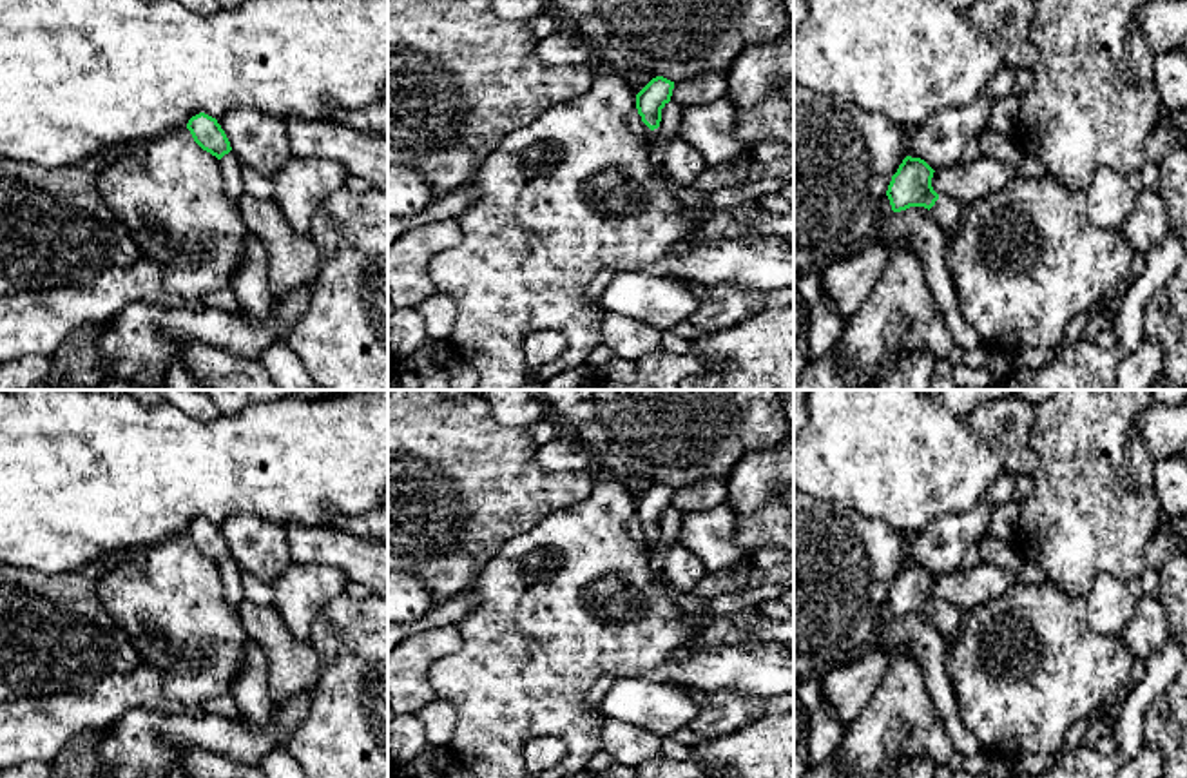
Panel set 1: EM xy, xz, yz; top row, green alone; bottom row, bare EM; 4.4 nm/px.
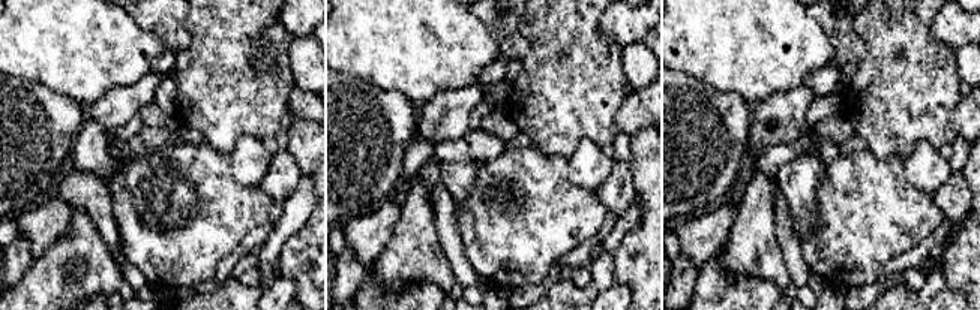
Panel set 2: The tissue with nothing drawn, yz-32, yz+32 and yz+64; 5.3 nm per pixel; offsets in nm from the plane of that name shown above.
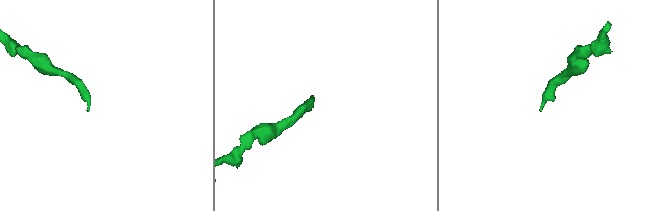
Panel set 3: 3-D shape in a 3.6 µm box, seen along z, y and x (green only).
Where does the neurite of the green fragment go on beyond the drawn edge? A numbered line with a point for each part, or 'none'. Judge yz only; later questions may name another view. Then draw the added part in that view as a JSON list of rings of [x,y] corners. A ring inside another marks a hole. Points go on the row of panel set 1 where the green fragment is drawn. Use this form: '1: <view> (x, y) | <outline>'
1: yz (948, 213) | [[[941,198],[930,209],[930,214],[946,234],[953,234],[964,221],[968,201],[960,198]]]

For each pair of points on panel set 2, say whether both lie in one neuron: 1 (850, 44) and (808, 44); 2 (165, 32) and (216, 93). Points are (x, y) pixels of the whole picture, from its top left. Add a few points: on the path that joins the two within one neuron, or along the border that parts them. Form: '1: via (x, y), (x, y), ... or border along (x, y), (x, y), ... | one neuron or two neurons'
1: border along (811, 15), (830, 41), (833, 50), (832, 60) | two neurons
2: border along (185, 15), (189, 48) | two neurons

